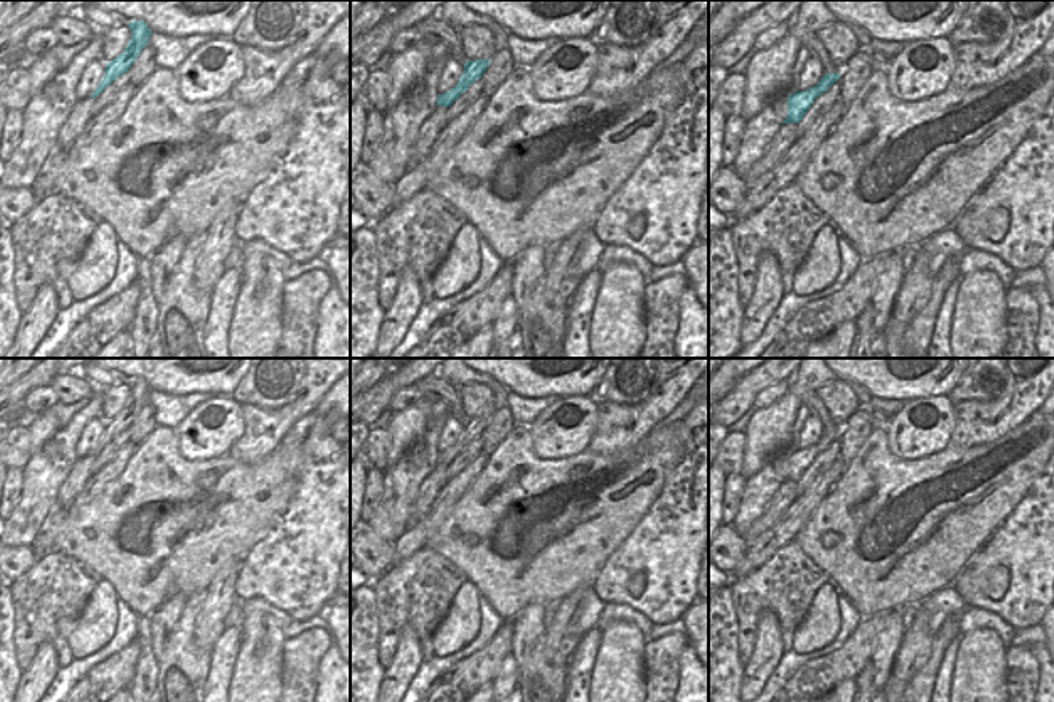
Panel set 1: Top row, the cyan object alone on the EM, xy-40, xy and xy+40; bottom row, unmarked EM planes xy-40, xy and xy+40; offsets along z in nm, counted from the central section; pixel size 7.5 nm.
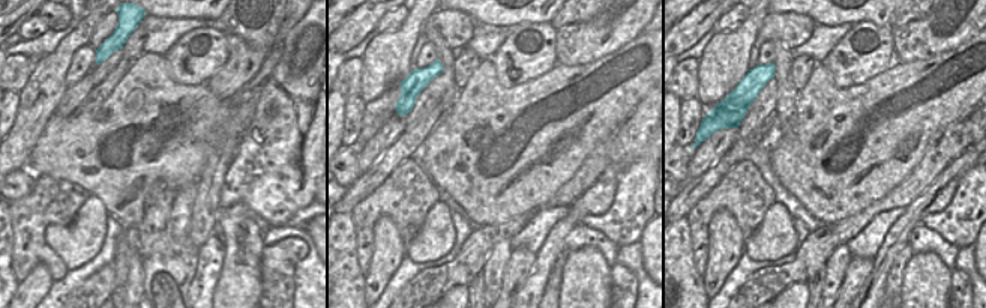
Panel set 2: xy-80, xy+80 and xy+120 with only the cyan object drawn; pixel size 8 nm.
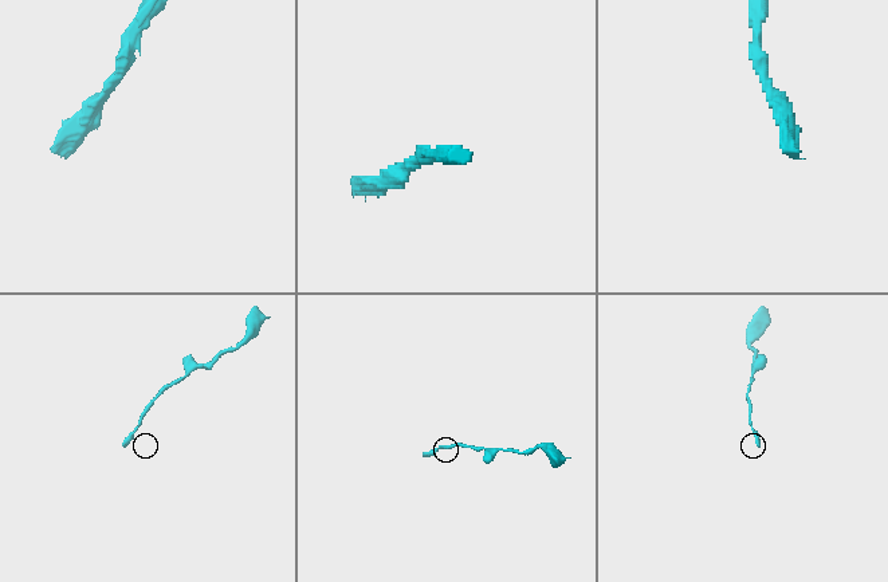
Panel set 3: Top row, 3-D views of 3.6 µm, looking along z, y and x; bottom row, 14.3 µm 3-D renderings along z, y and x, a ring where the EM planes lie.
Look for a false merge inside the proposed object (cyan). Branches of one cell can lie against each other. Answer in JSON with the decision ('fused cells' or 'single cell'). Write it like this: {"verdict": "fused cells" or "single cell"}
{"verdict": "single cell"}

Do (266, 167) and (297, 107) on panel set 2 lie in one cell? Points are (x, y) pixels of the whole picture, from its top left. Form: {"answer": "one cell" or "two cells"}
{"answer": "one cell"}

